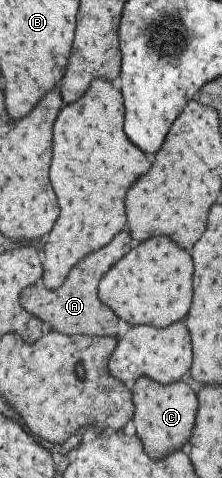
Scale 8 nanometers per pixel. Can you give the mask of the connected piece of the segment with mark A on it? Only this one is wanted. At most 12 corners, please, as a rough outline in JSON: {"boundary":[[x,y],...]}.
{"boundary":[[124,227],[82,257],[56,291],[32,291],[26,313],[66,335],[114,335],[118,319],[98,301],[102,273],[128,251]]}

